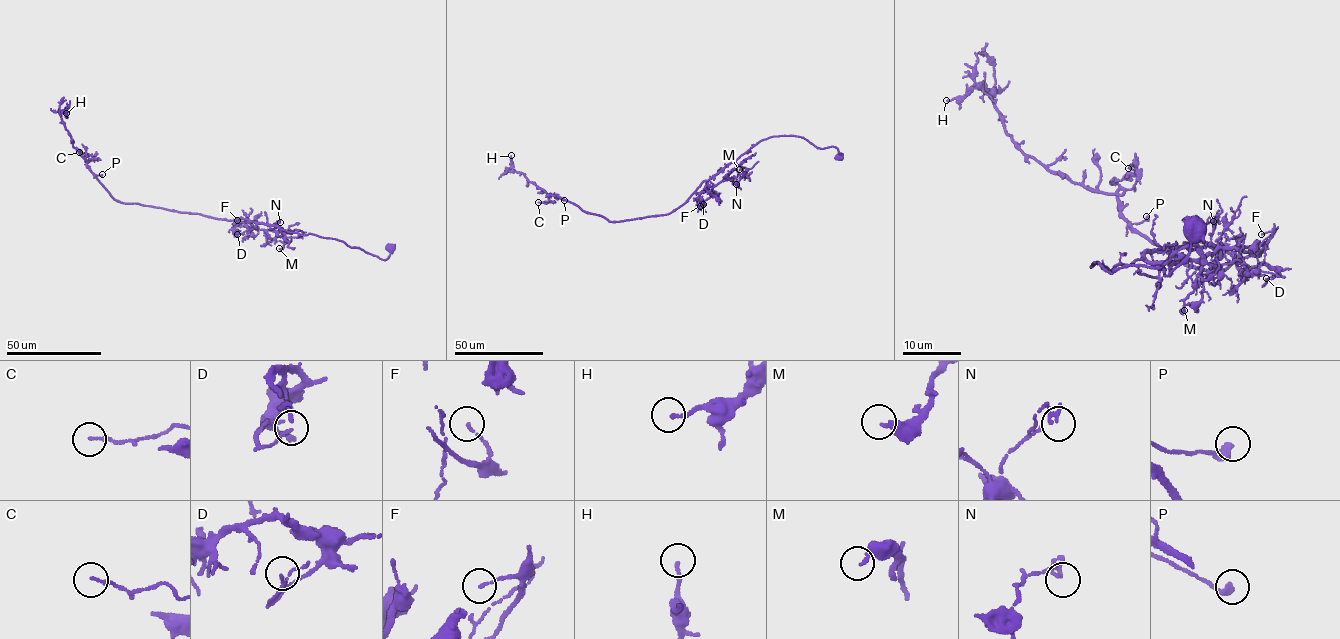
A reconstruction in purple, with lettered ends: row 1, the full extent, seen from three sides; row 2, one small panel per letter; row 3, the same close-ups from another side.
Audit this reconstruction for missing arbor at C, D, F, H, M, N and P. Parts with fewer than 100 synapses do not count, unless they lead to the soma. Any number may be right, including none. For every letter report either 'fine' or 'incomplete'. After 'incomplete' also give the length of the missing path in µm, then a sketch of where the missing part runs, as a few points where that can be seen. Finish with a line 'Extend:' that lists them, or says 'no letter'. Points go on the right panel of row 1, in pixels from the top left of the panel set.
C: fine
D: fine
F: fine
H: fine
M: fine
N: fine
P: fine
Extend: no letter

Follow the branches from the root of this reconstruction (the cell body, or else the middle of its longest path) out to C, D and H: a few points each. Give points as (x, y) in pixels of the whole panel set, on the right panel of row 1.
C: (1195, 232), (1166, 276), (1090, 267), (1194, 239), (1268, 241), (1193, 269), (1122, 214), (1128, 168)
D: (1195, 232), (1166, 276), (1090, 267), (1211, 244), (1245, 269), (1272, 266), (1266, 278)
H: (1195, 232), (1166, 276), (1090, 267), (1268, 241), (1193, 269), (1114, 195), (1021, 151), (982, 88), (946, 100)

